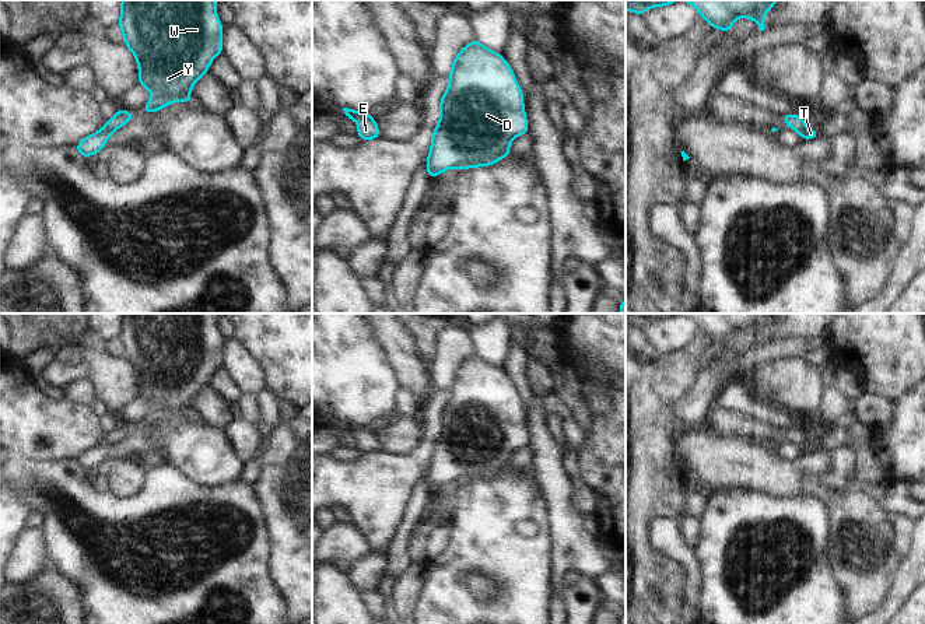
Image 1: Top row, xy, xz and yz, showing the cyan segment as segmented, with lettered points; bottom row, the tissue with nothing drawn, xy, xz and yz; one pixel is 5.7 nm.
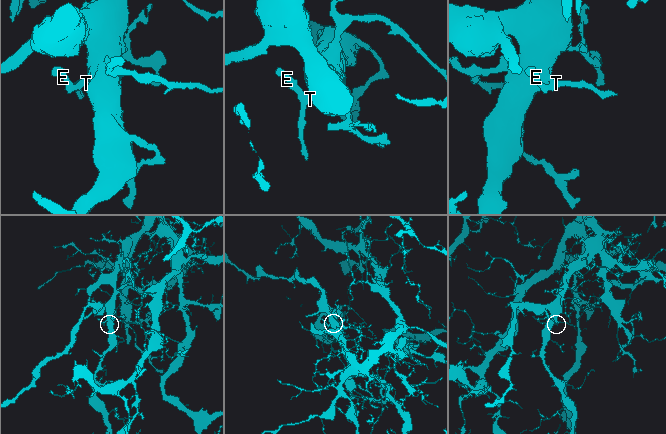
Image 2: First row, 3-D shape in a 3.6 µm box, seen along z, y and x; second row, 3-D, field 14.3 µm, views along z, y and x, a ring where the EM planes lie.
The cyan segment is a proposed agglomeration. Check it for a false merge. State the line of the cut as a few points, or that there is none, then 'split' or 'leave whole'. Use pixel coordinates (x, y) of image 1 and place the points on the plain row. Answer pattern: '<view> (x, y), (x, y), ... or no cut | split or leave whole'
no cut | leave whole

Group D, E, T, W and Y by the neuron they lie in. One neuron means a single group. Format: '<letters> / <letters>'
D E T W Y

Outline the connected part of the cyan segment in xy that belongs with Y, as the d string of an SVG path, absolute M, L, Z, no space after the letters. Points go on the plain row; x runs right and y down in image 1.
M122 313L118 337L125 358L137 372L137 397L153 407L143 421L146 428L176 414L192 414L190 402L223 365L223 339L216 327L216 318L217 313Z

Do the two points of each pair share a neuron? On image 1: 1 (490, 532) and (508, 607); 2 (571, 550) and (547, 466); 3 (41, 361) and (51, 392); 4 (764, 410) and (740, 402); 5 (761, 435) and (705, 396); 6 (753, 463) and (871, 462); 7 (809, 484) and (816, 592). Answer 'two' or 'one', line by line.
1: one
2: one
3: one
4: one
5: two
6: two
7: two

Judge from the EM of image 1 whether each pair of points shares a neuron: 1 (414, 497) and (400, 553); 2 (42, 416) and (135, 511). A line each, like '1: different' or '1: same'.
1: same
2: different

